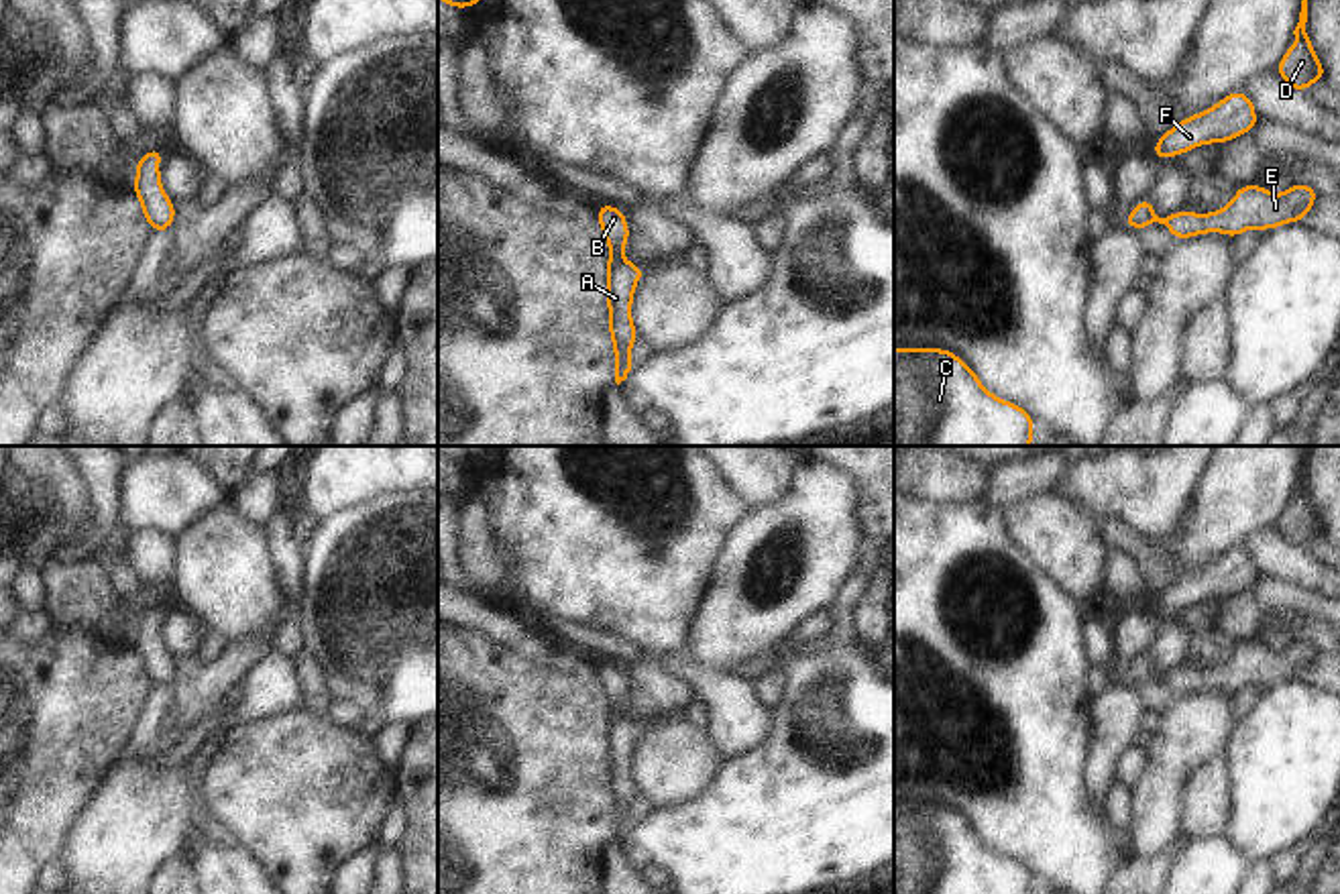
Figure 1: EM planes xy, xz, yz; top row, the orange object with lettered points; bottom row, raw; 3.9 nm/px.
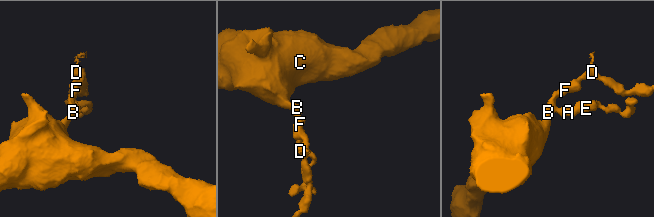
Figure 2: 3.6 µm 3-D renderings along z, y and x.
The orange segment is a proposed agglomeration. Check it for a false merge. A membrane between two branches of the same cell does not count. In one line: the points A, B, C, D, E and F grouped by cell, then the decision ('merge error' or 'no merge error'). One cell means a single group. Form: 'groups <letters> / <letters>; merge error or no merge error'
groups A B C D E F; no merge error

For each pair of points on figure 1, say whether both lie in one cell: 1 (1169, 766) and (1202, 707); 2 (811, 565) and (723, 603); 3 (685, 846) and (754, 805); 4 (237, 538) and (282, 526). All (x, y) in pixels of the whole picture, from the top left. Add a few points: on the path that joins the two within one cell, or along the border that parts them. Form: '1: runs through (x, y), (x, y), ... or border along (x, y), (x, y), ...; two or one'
1: runs through (1176, 752), (1202, 721); one
2: runs through (797, 589), (776, 607), (764, 611), (748, 609); one
3: runs through (701, 846), (713, 846), (738, 821); one
4: border along (263, 526), (267, 552), (277, 577); two

